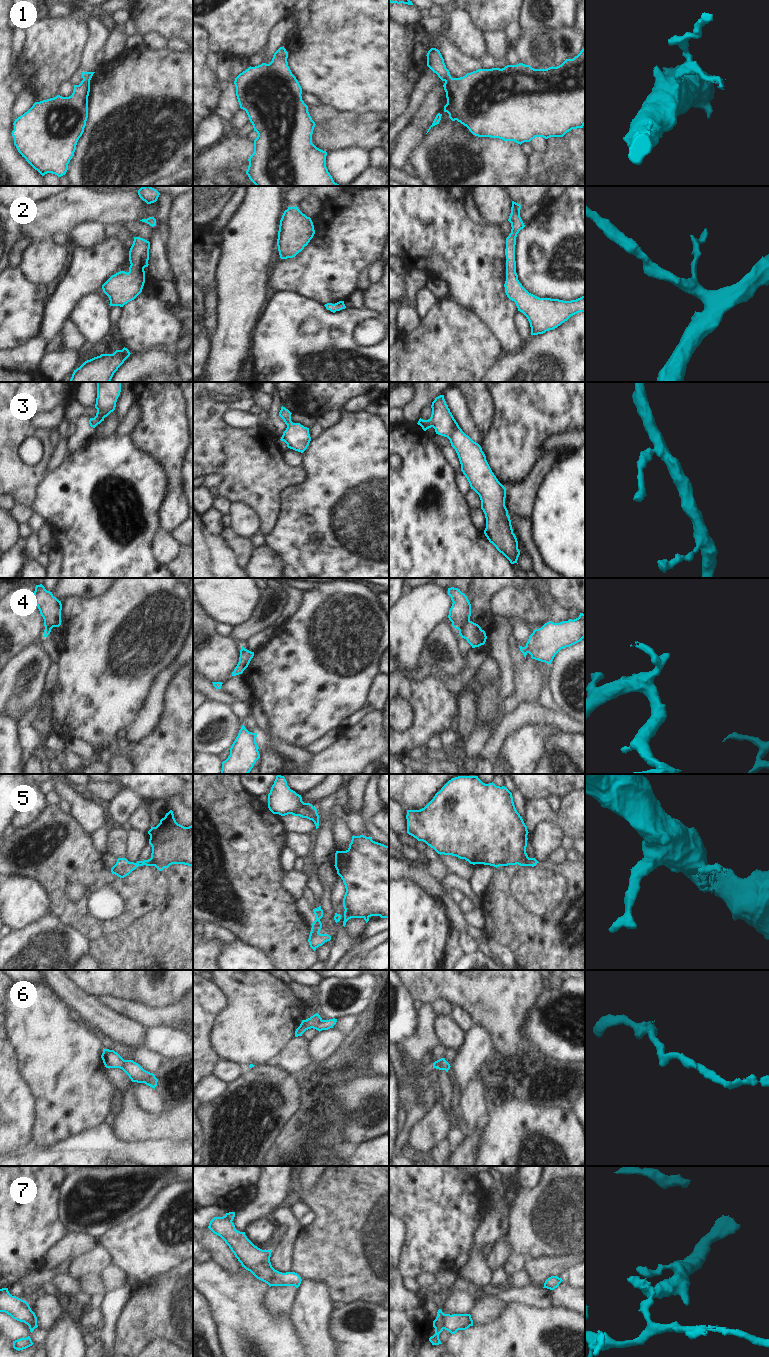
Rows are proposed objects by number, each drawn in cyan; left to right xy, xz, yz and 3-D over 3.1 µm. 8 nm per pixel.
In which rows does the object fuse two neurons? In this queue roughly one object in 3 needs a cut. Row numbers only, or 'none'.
4, 5, 7

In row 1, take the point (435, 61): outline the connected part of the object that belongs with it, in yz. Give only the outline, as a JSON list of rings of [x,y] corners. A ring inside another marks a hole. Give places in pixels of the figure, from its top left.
[[[585,47],[580,53],[573,59],[566,59],[561,65],[557,67],[549,67],[547,69],[534,69],[530,65],[519,63],[517,65],[507,65],[504,68],[492,68],[492,69],[478,69],[471,73],[467,73],[465,76],[460,78],[452,78],[449,70],[446,68],[444,59],[440,51],[436,48],[431,48],[427,53],[427,66],[438,75],[438,77],[444,81],[444,90],[446,92],[447,104],[444,106],[444,112],[449,114],[449,118],[452,121],[457,120],[469,131],[478,137],[491,137],[499,138],[504,141],[514,141],[518,144],[524,142],[530,142],[535,137],[543,137],[548,139],[550,137],[563,137],[567,132],[572,129],[583,128],[585,125]]]

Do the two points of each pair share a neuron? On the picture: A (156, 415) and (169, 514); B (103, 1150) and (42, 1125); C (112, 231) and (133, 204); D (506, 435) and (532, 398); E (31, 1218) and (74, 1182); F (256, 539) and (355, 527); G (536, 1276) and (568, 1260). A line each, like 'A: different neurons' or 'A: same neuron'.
A: same neuron
B: different neurons
C: different neurons
D: same neuron
E: different neurons
F: different neurons
G: same neuron

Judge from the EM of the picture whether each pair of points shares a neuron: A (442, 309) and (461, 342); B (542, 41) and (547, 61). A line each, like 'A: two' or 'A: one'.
A: one
B: one

